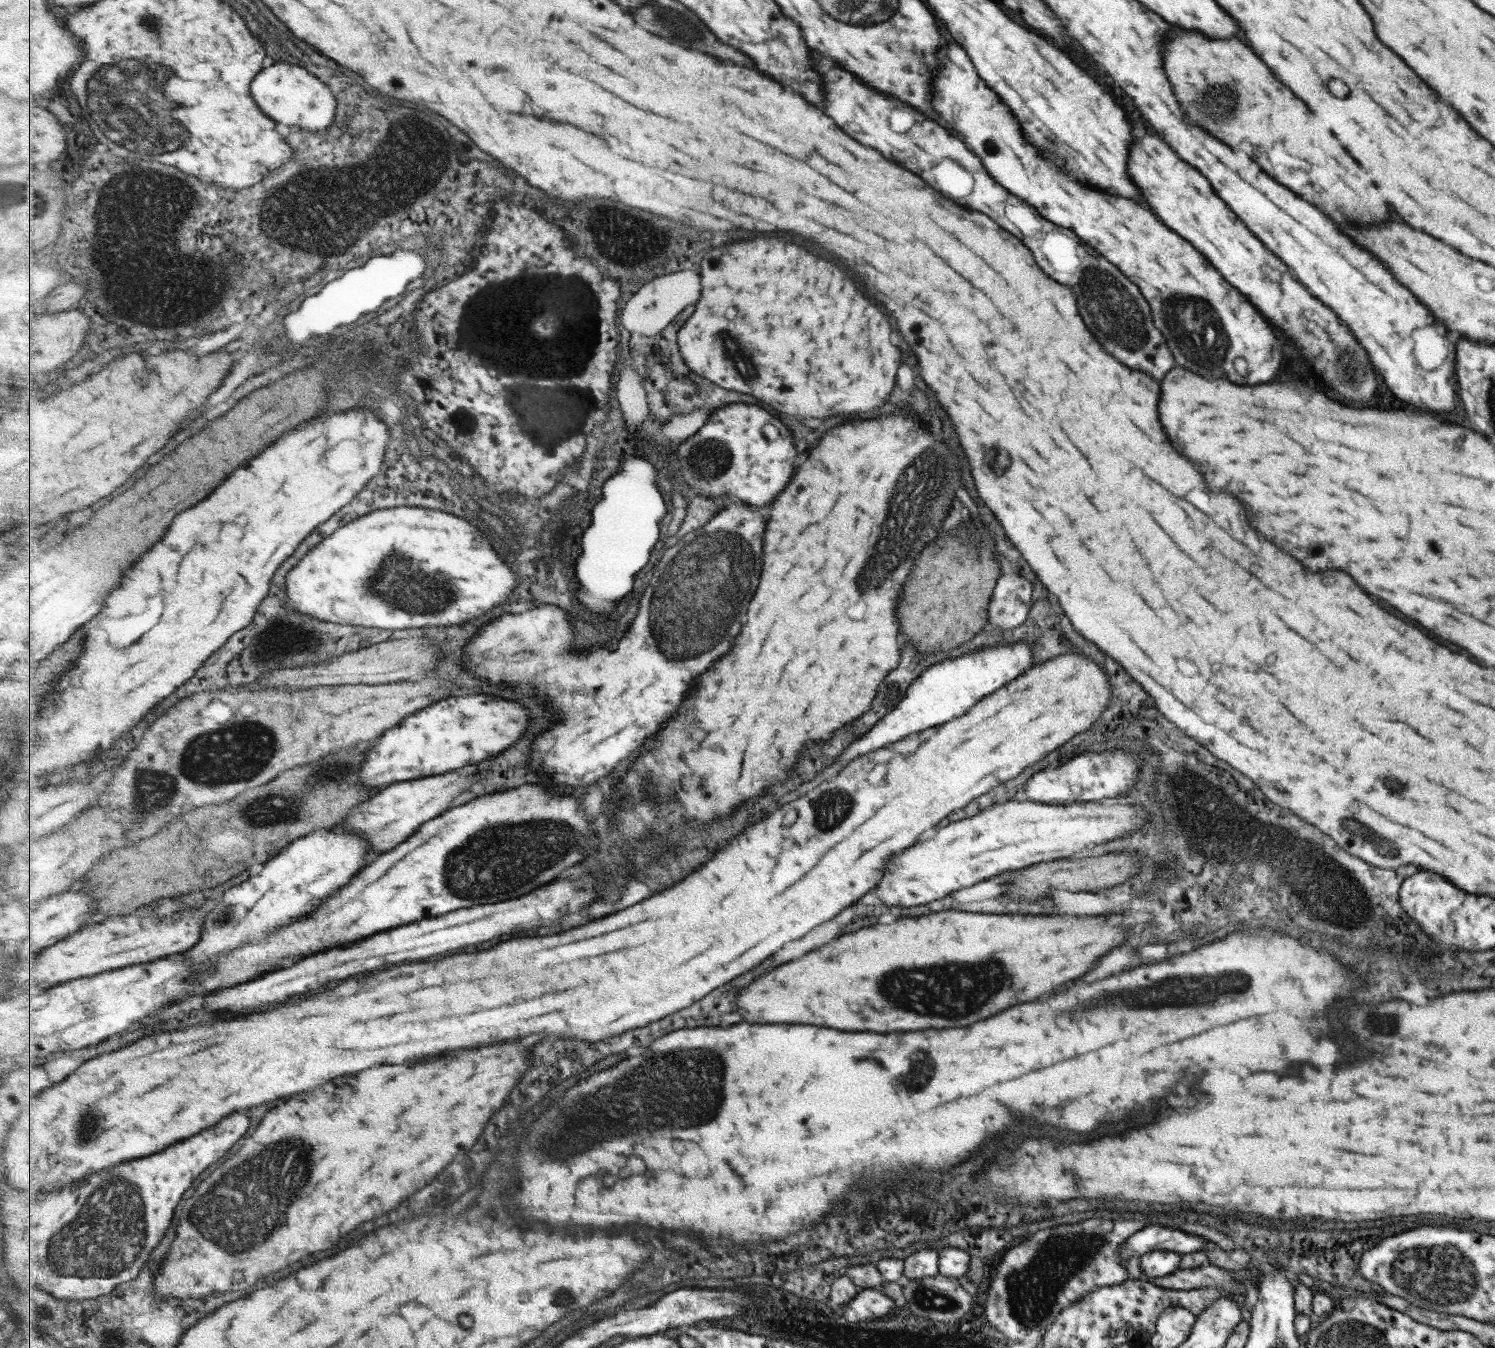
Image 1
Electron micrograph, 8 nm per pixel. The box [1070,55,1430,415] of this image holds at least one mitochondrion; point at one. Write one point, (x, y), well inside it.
(1119, 319)

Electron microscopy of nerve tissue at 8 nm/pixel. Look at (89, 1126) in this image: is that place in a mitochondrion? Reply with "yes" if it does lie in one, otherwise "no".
yes

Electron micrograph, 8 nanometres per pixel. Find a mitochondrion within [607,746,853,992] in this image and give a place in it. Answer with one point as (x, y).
(643, 787)

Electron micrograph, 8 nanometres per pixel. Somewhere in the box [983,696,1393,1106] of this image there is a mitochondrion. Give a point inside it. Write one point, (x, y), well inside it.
(1317, 880)

